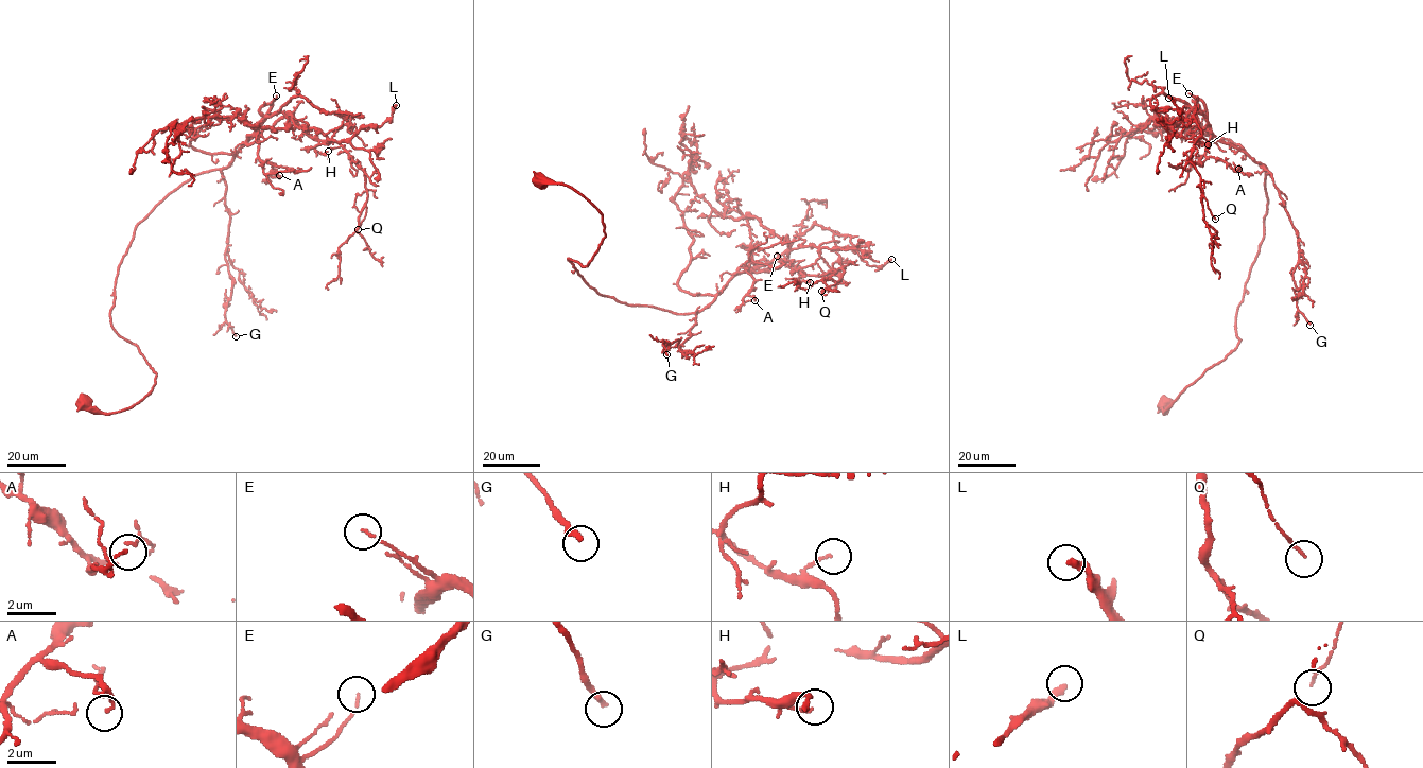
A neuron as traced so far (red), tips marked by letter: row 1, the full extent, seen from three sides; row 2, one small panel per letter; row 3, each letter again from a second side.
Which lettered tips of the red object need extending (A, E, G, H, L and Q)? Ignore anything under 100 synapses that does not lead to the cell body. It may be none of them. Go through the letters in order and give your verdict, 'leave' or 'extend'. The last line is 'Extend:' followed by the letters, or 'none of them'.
A: leave
E: leave
G: leave
H: leave
L: leave
Q: leave
Extend: none of them

